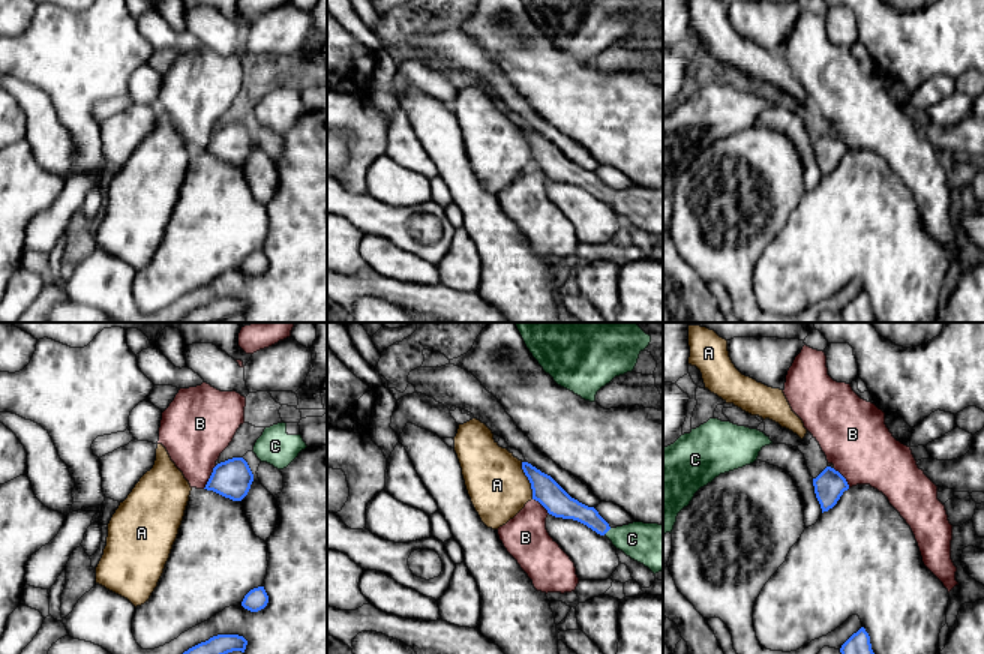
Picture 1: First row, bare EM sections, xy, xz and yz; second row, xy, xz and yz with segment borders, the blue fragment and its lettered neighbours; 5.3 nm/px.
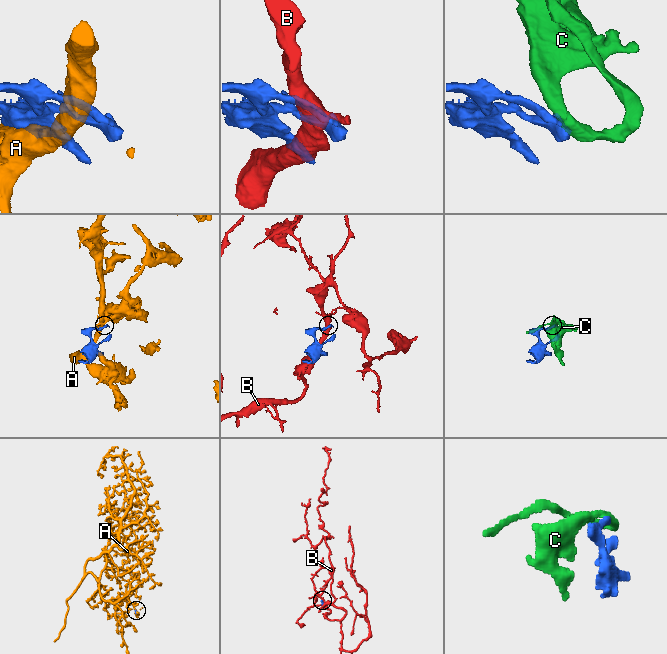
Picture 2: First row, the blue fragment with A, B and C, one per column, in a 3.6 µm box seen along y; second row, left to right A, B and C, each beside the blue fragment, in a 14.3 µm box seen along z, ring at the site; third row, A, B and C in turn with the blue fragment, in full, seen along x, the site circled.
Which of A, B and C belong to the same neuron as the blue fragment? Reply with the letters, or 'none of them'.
C

